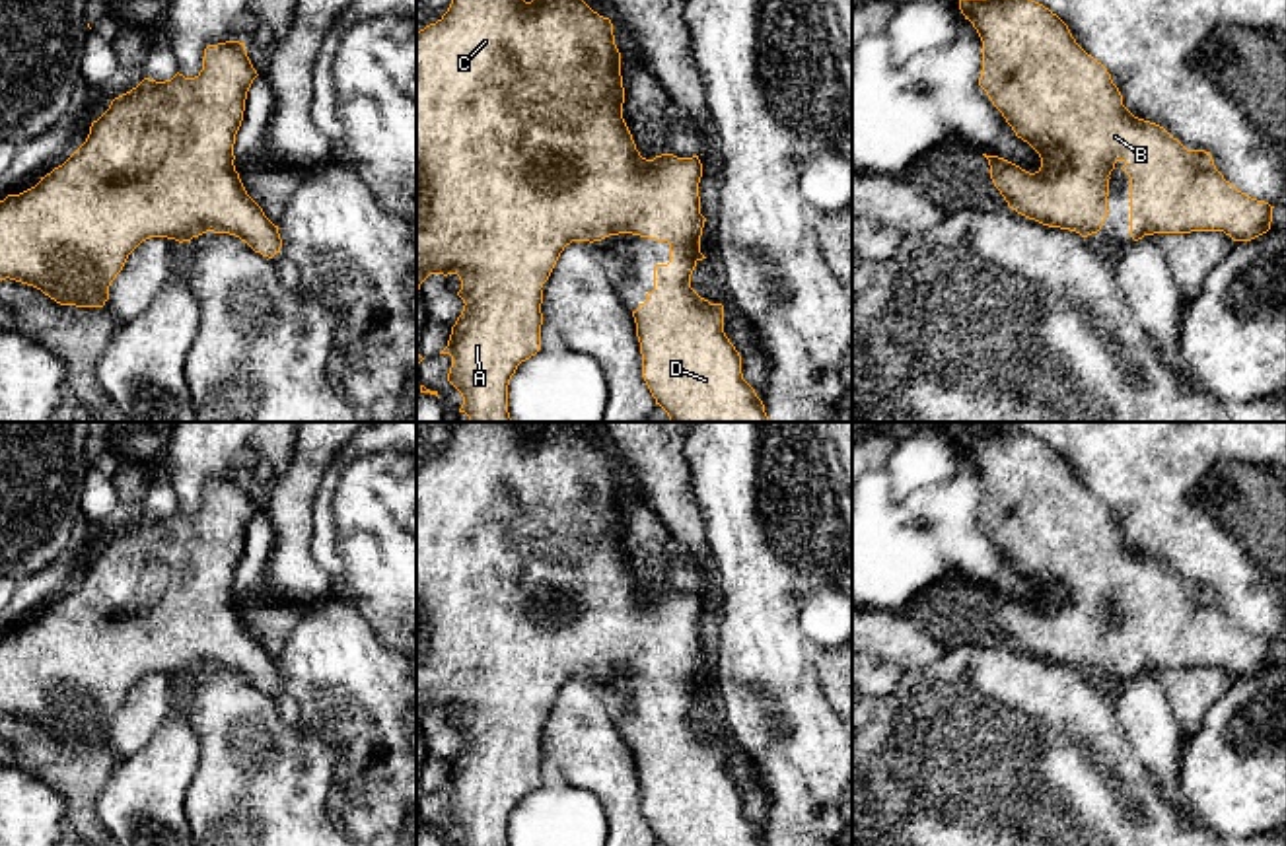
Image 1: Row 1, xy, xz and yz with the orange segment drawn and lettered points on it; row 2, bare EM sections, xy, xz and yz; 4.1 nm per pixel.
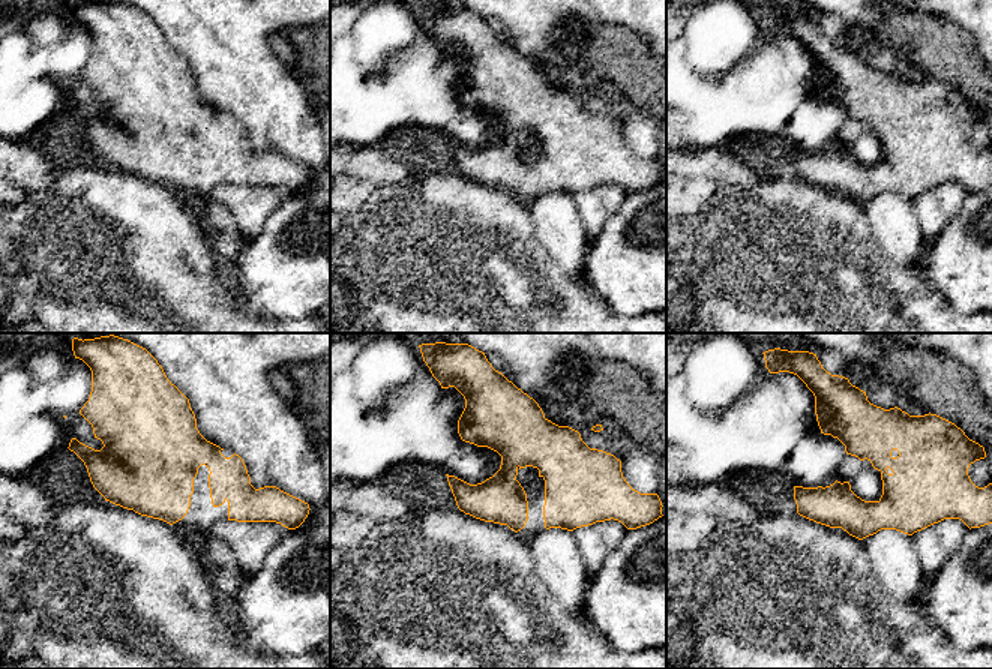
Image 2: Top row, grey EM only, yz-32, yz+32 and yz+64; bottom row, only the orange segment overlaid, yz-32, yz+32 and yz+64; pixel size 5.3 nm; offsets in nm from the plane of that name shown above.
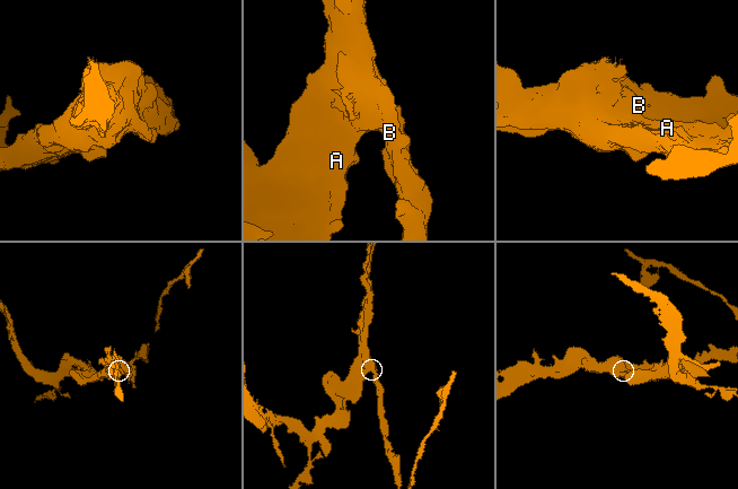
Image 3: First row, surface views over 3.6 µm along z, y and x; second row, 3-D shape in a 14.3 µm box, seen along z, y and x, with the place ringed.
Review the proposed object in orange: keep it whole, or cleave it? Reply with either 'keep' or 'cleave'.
keep

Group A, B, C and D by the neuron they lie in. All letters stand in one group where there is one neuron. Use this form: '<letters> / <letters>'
A B C D

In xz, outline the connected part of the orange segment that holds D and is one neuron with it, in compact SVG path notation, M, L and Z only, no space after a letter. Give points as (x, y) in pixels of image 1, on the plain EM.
M457 422L451 428L447 447L436 457L416 467L416 723L430 710L457 710L463 747L451 762L447 782L440 790L451 792L447 817L461 828L459 846L508 846L508 821L518 801L541 786L543 760L543 720L549 716L560 688L572 677L601 677L609 671L632 669L669 679L669 698L654 702L654 725L646 737L632 747L636 772L642 790L642 813L663 846L765 846L755 825L743 815L741 792L724 768L724 741L710 739L691 723L691 710L700 688L700 671L706 653L700 650L698 618L702 599L698 591L677 593L661 589L646 595L636 585L632 570L623 554L625 523L621 511L621 488L615 480L613 459L593 447L574 426L574 422L541 422L539 430L525 438L518 422Z

